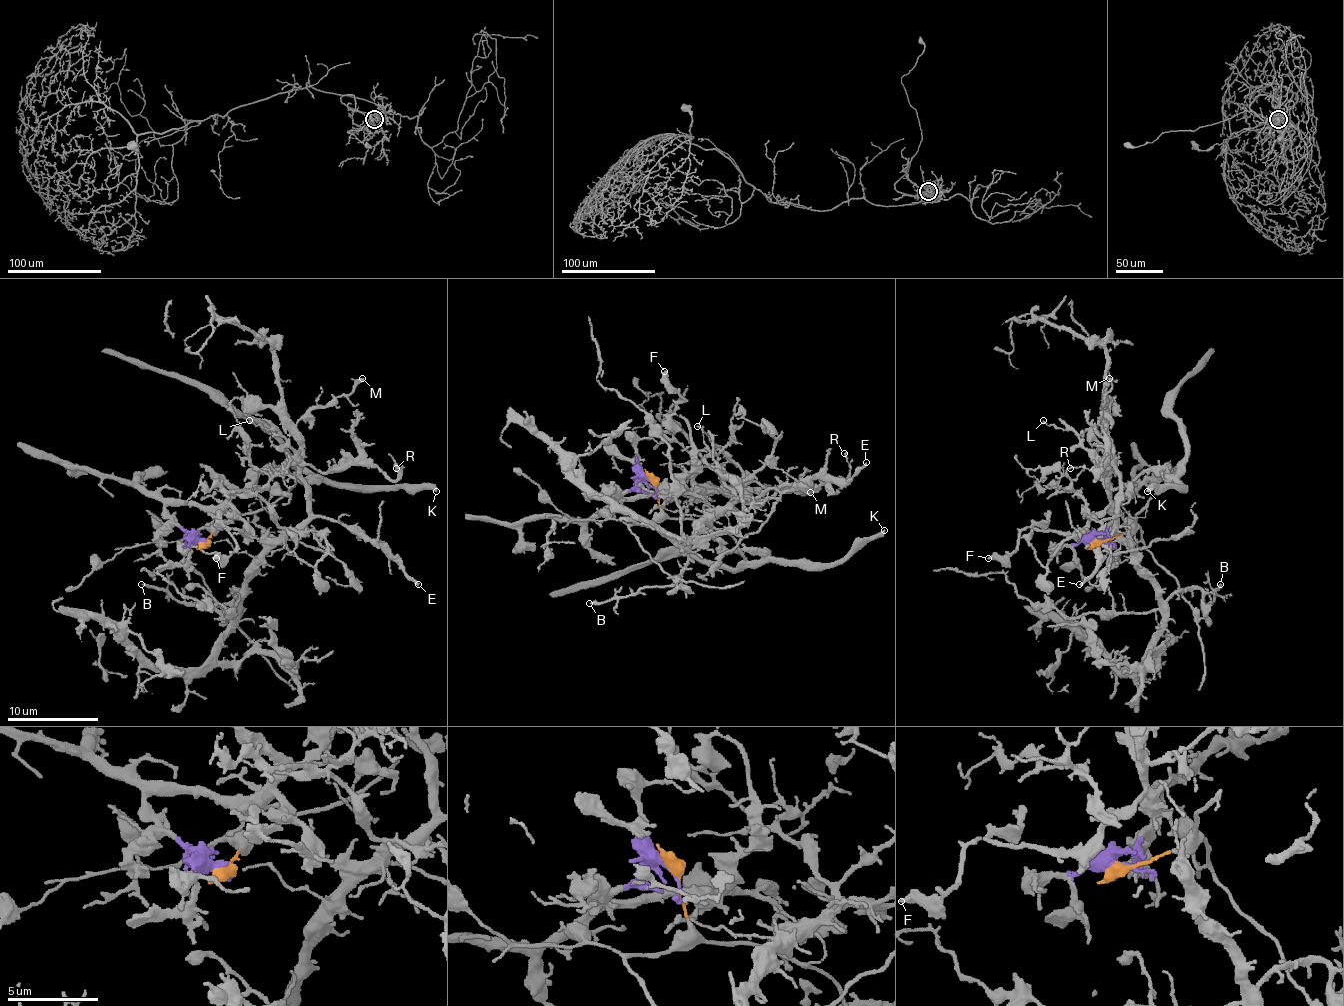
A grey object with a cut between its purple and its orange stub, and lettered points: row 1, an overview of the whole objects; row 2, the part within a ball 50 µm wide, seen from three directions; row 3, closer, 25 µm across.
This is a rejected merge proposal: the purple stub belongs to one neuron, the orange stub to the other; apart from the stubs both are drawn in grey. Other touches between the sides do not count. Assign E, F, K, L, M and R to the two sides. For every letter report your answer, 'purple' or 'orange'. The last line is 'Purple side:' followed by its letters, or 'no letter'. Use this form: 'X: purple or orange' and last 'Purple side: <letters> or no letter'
E: purple
F: purple
K: orange
L: purple
M: purple
R: purple
Purple side: E, F, L, M, R

